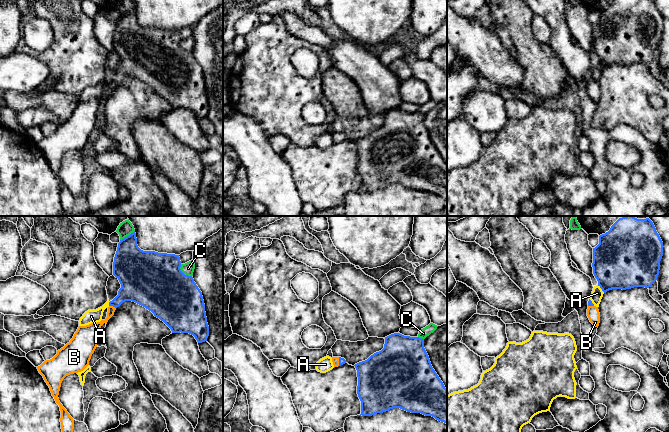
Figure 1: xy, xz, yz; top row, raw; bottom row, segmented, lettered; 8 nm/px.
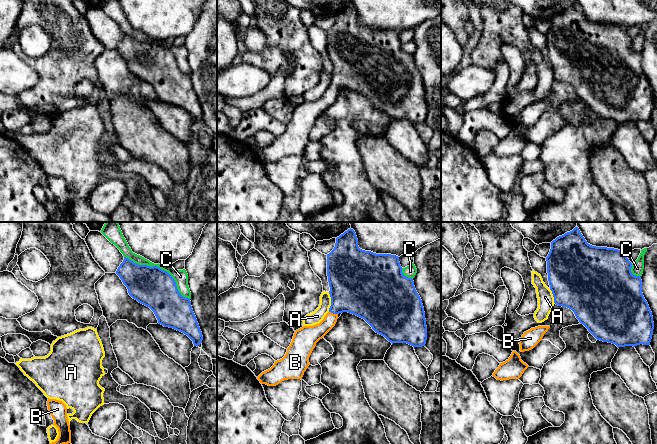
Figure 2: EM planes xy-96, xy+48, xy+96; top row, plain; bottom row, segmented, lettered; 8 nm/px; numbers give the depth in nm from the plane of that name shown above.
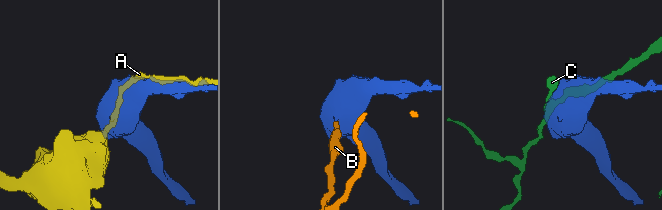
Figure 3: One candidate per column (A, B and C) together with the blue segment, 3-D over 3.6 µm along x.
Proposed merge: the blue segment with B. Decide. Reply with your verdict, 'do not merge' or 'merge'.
merge

